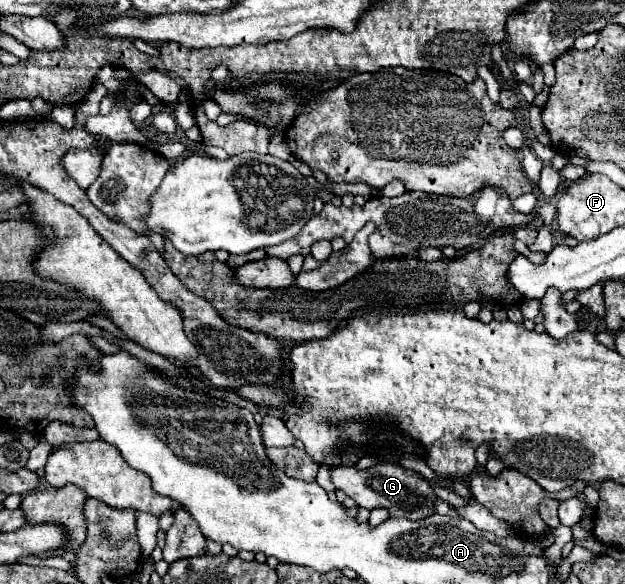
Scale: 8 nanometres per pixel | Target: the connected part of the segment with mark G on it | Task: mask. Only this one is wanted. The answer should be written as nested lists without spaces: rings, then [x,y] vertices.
[[[378,462],[370,470],[356,470],[354,466],[336,466],[332,470],[332,482],[336,488],[344,490],[358,506],[366,510],[384,508],[394,518],[422,520],[428,516],[428,510],[434,510],[436,492],[418,472],[400,466],[398,462]]]

